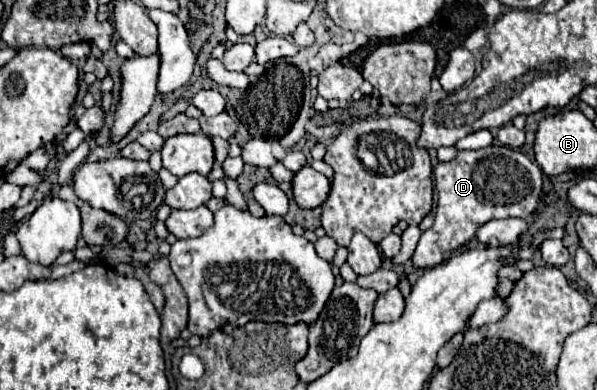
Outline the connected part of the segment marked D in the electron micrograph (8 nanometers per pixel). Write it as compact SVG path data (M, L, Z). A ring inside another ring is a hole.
M492 144L480 150L460 150L454 160L440 162L434 168L434 180L438 190L436 220L418 240L412 254L414 268L432 268L446 262L454 250L472 242L478 228L488 220L532 216L540 204L544 174L526 154L508 146Z

